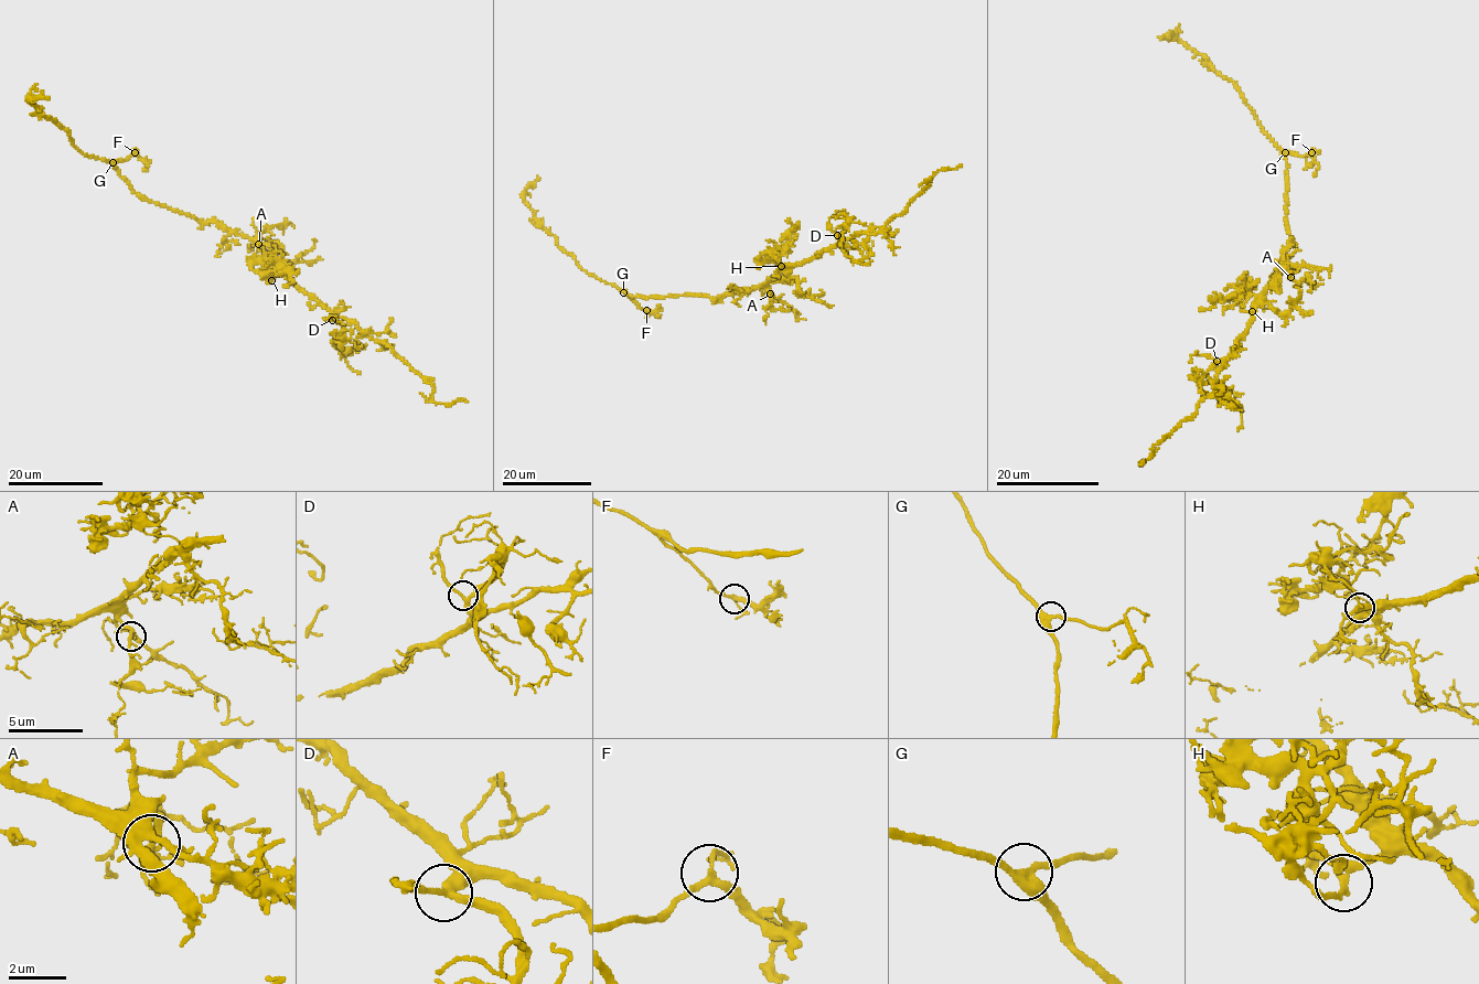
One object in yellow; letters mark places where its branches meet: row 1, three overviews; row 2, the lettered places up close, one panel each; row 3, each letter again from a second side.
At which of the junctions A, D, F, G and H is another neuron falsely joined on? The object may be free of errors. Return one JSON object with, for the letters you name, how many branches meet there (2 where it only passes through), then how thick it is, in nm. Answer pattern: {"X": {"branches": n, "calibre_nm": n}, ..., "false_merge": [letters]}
{"H": {"branches": 3, "calibre_nm": 240}, "false_merge": ["H"]}

